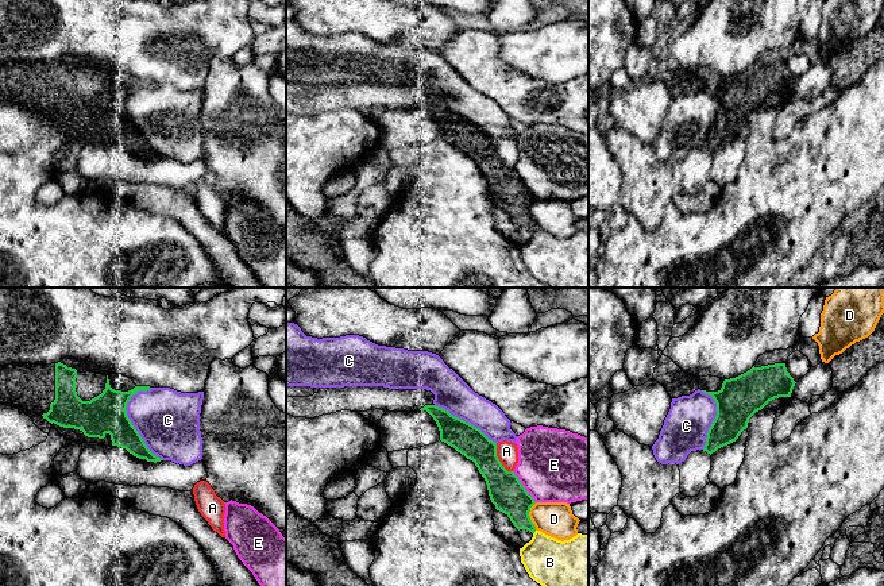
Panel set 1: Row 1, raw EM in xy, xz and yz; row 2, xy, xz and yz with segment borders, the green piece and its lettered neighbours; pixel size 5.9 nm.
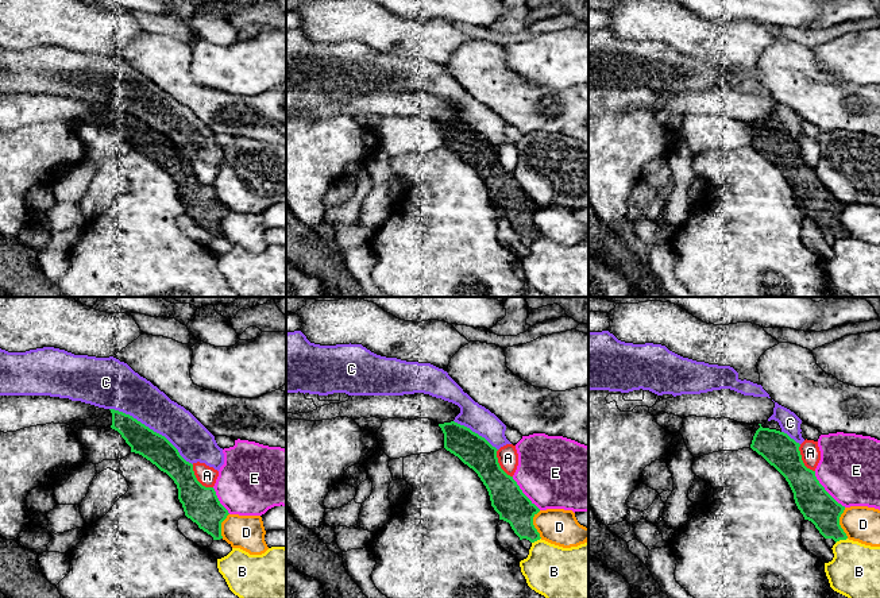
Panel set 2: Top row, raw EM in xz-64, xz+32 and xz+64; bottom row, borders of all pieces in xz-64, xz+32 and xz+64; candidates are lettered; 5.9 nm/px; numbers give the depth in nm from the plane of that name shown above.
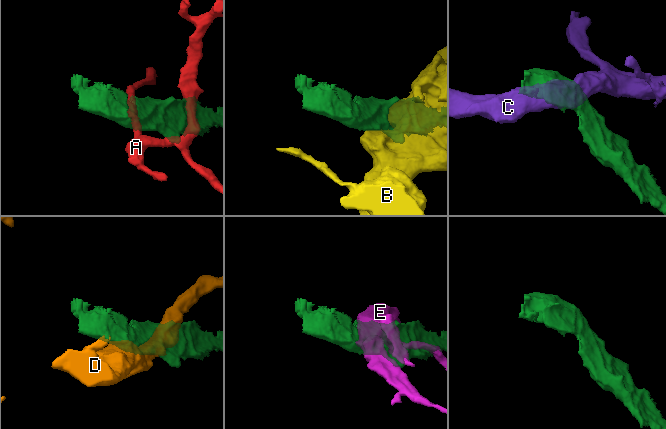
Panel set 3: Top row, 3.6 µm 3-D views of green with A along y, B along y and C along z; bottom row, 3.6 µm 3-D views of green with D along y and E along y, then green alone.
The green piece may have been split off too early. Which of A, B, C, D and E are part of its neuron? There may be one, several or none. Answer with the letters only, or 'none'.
none

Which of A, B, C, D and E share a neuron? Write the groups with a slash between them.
A / B / C / D / E

